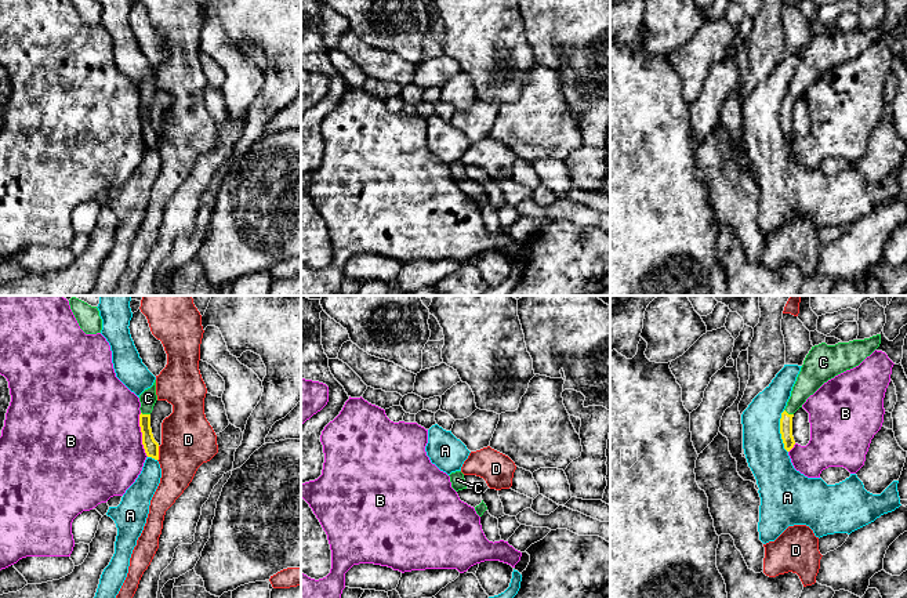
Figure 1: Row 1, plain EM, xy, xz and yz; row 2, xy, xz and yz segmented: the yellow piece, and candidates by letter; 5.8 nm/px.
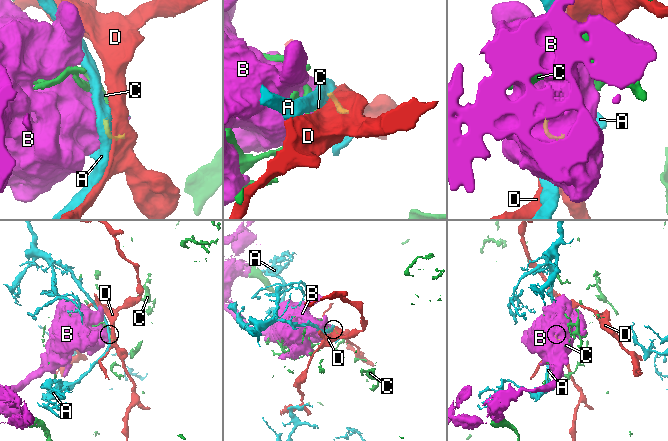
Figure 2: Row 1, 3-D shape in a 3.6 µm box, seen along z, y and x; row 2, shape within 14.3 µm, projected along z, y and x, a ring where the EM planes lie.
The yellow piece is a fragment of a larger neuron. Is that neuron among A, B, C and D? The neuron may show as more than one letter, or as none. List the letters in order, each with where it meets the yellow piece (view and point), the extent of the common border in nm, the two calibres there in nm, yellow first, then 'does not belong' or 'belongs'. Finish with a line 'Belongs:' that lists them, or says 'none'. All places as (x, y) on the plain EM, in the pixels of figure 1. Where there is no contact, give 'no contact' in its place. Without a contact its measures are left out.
A: yz (780, 122) | 240 nm | 80/240 nm | does not belong
B: xy (142, 126) | 260 nm | 90/480 nm | does not belong
C: xy (145, 105) | 60 nm | 90/100 nm | belongs
D: xy (158, 144) | 90 nm | 90/320 nm | does not belong
Belongs: C

